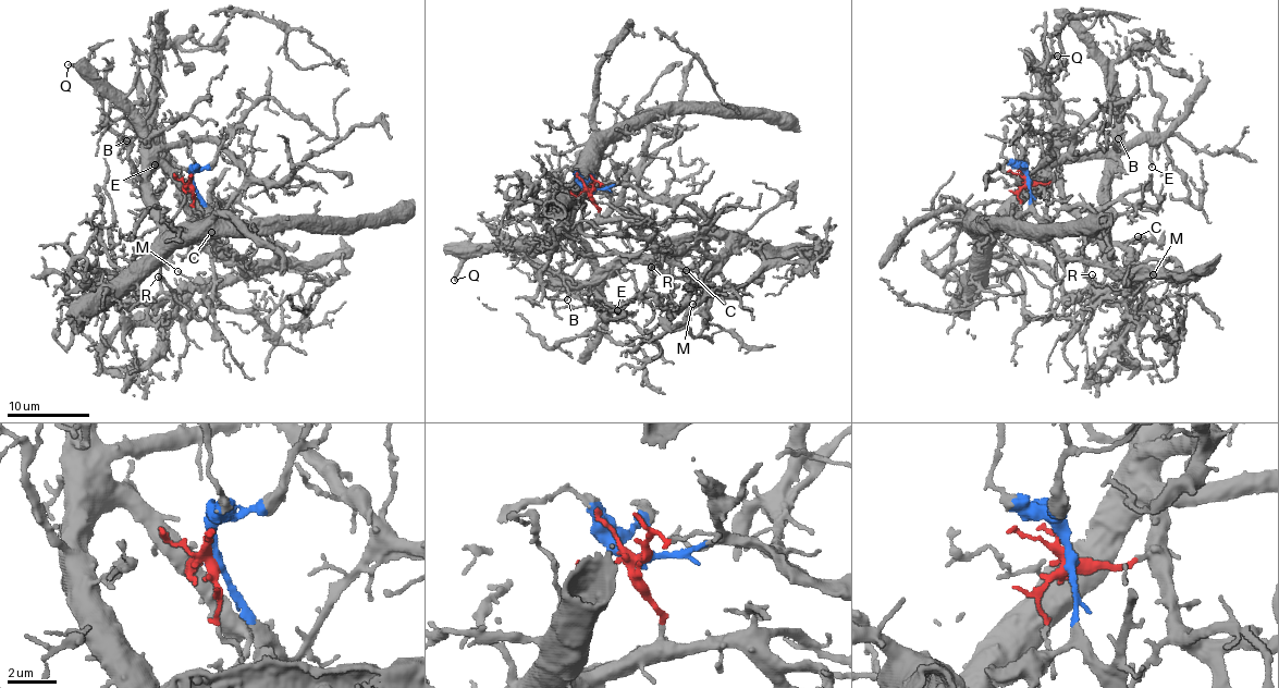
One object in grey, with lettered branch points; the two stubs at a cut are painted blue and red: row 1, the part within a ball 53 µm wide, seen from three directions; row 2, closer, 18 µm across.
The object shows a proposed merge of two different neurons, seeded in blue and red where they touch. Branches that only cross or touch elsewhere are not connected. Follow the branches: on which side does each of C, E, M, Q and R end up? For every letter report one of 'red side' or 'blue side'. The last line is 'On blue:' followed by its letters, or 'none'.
C: red side
E: red side
M: blue side
Q: red side
R: blue side
On blue: M, R

